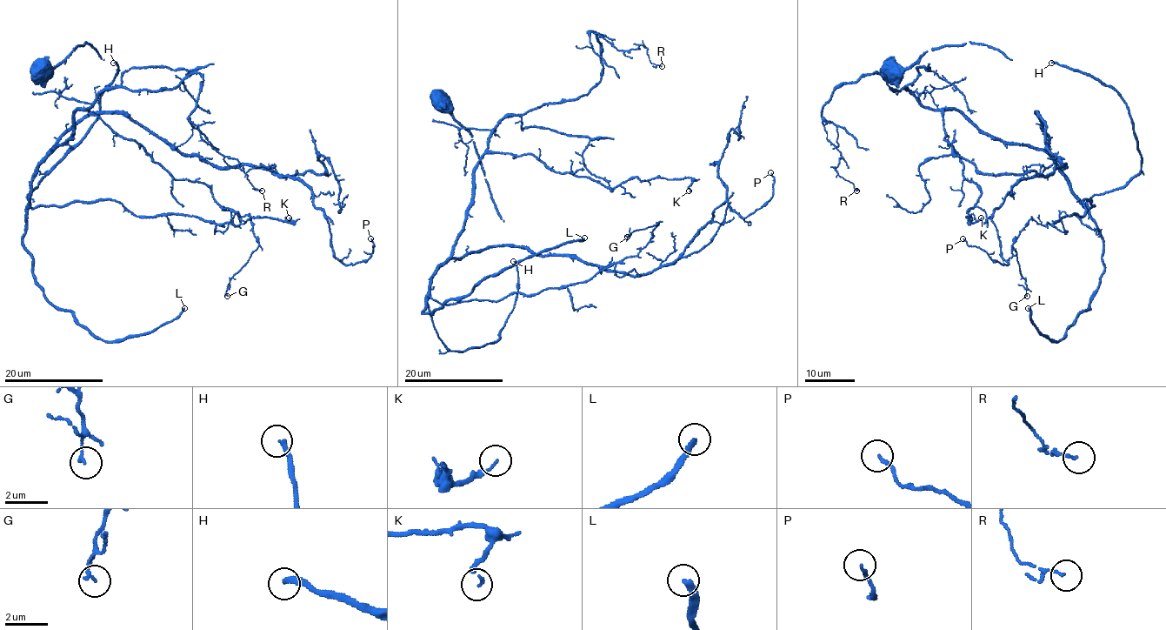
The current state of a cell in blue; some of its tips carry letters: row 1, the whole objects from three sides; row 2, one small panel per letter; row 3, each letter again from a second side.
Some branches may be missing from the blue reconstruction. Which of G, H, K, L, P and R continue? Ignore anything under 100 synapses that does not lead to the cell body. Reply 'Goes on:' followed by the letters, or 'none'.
Goes on: L

